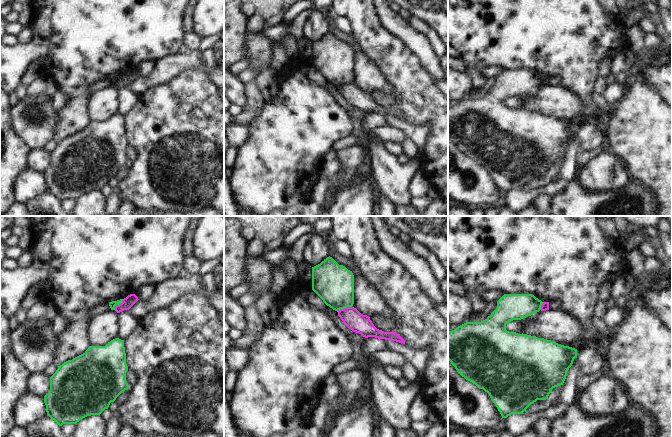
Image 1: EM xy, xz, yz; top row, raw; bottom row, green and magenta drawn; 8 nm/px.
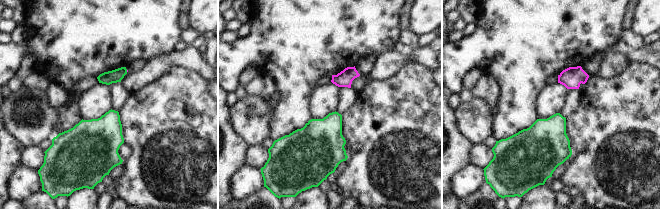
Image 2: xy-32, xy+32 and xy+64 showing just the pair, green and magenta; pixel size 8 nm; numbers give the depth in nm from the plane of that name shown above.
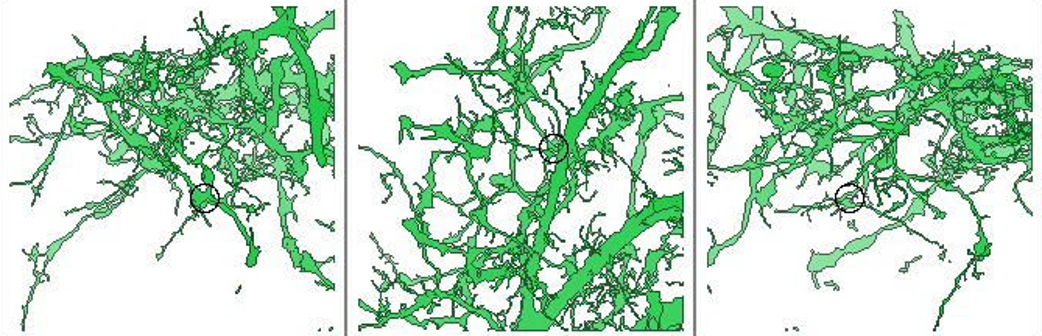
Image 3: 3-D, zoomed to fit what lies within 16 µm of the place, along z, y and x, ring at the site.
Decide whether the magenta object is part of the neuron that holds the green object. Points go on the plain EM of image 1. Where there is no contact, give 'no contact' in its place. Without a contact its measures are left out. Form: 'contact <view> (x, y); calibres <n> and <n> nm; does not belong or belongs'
contact xz (344, 83); calibres 320 and 160 nm; does not belong

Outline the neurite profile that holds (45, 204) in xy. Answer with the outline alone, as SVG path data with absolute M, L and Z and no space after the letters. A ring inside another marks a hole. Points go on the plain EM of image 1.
M49 192L28 201L25 207L26 216L70 216L62 209L61 202Z

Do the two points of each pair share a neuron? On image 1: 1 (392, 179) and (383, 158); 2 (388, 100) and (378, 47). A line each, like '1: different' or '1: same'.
1: same
2: same

